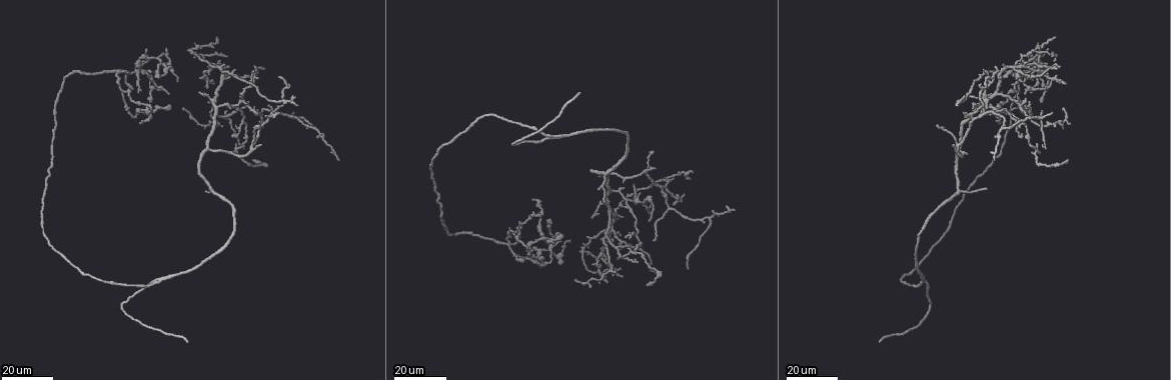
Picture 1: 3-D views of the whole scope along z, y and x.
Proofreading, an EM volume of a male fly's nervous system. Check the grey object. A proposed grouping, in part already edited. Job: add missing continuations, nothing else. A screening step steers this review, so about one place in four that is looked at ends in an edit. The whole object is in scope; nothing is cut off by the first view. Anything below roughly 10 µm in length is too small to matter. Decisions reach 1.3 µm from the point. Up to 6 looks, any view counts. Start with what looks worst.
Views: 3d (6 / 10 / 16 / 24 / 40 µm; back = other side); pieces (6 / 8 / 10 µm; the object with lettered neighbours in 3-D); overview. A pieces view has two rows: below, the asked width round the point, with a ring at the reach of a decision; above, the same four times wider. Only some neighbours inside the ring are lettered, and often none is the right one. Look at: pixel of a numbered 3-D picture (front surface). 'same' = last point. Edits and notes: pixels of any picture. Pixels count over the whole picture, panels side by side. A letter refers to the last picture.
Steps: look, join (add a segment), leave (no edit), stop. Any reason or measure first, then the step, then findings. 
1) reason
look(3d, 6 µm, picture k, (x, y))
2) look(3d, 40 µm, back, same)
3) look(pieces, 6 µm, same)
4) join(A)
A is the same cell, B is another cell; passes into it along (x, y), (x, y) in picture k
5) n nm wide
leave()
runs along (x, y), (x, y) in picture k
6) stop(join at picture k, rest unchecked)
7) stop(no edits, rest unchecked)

long arm stops here
look(3d, 24 µm, picture 1, (186, 340))

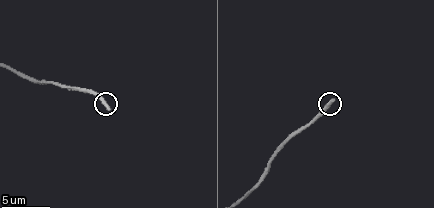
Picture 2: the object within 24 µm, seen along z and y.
look(pieces, 6 µm, picture 2, (333, 98))

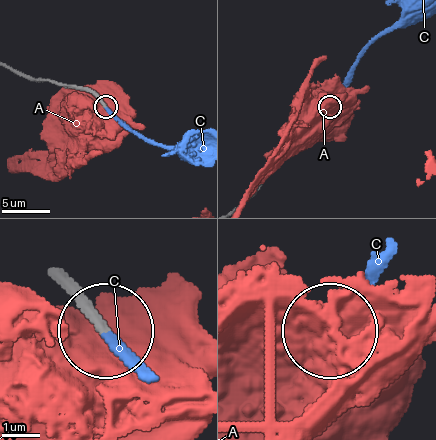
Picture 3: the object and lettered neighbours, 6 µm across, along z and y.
220 nm wide
join(C)
C is the same cell, A is another cell; passes into it along (69, 290), (143, 363) in picture 3; the cell continues

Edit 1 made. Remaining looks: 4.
branch stops here
look(3d, 24 µm, picture 1, (604, 203))

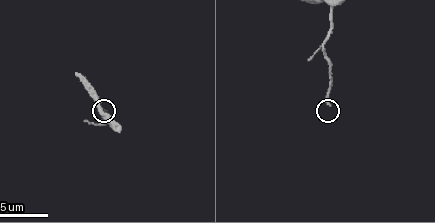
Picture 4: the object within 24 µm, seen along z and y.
look(pieces, 10 µm, picture 4, (328, 103))

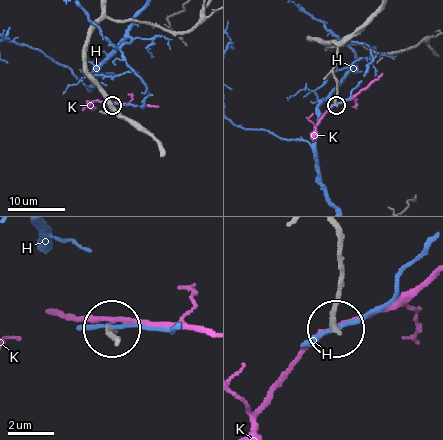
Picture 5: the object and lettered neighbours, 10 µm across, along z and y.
leave()
H and K are other cells; none of them fits

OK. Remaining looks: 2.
thin end
look(3d, 16 µm, picture 1, (126, 73))

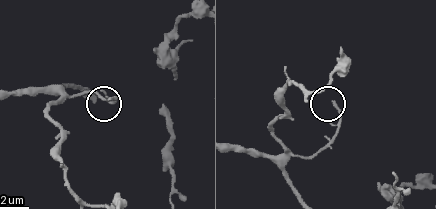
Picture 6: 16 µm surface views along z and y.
look(pieces, 8 µm, picture 6, (335, 102))

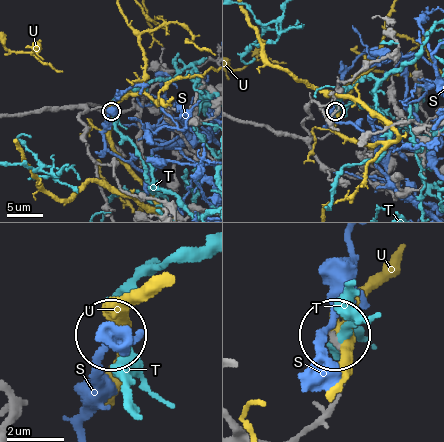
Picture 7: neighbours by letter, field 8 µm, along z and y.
170 nm wide
leave()
S, T and U are other cells; no lettered segment goes on from it

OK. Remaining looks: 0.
stop(join at picture 3, rest unchecked)

